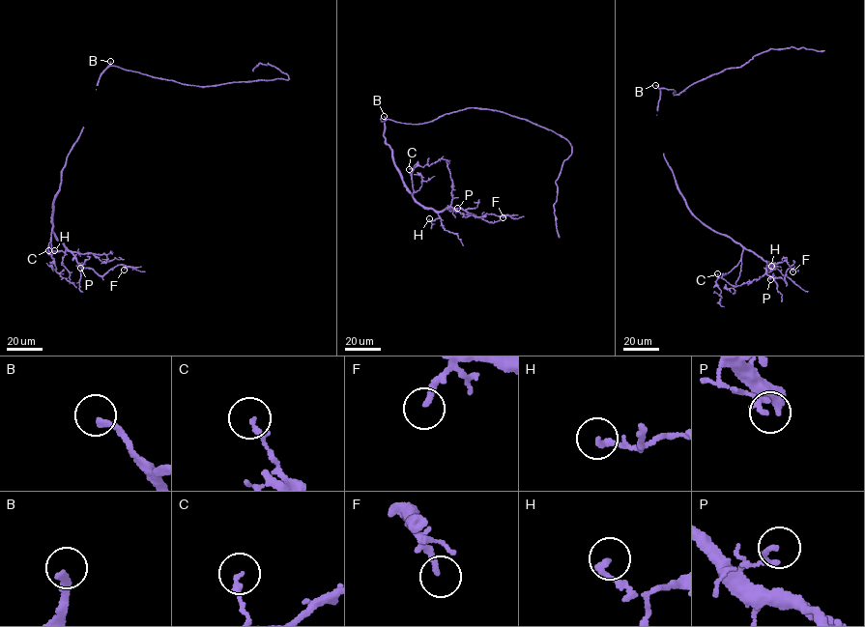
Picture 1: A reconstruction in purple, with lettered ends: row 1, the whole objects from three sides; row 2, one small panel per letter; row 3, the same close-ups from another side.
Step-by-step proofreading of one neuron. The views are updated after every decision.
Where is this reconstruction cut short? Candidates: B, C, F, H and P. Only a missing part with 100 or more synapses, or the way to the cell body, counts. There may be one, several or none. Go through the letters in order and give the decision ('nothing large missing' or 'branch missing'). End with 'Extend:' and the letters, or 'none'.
B: branch missing
C: nothing large missing
F: nothing large missing
H: nothing large missing
P: nothing large missing
Extend: B

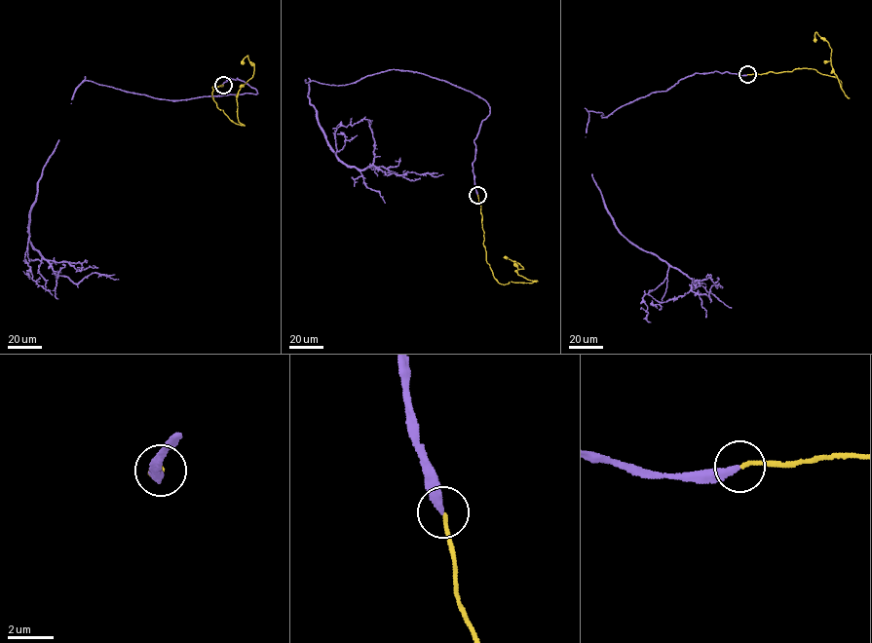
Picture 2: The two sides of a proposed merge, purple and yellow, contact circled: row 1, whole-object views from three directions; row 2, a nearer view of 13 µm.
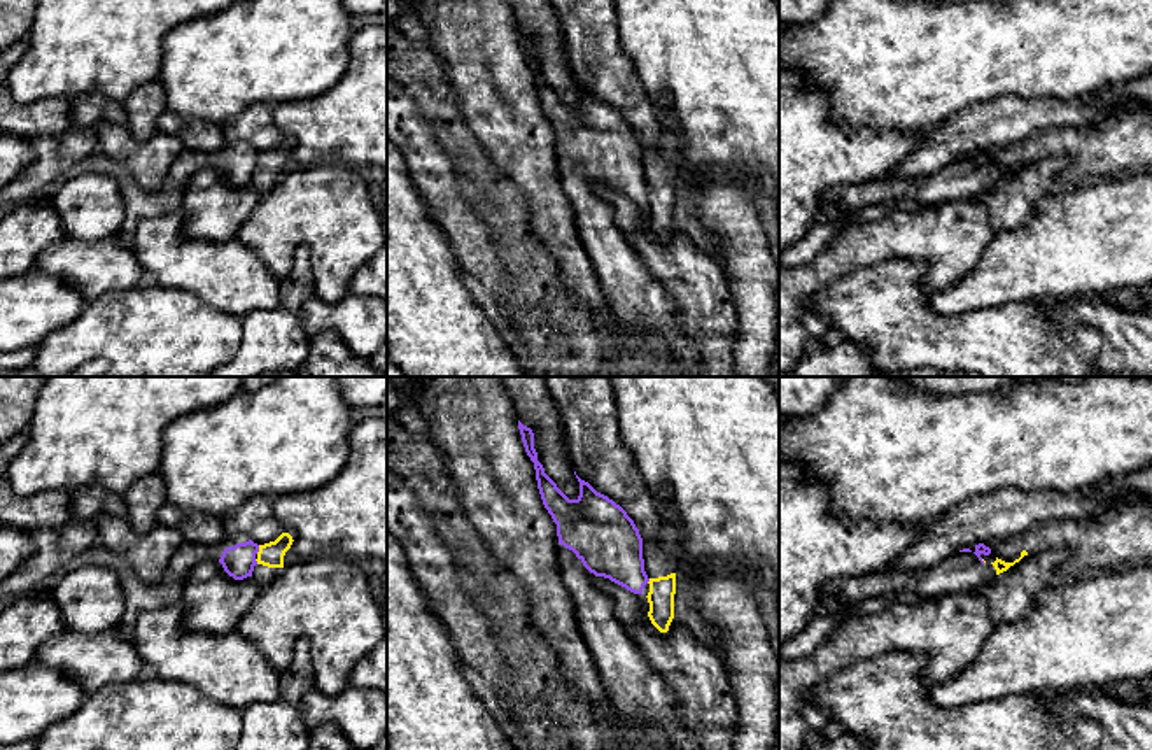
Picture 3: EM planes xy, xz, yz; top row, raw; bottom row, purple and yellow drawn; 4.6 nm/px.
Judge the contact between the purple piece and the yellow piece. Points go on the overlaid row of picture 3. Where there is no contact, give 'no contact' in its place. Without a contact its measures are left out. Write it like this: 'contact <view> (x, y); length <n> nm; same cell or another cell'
contact xy (258, 549); length 40 nm; another cell

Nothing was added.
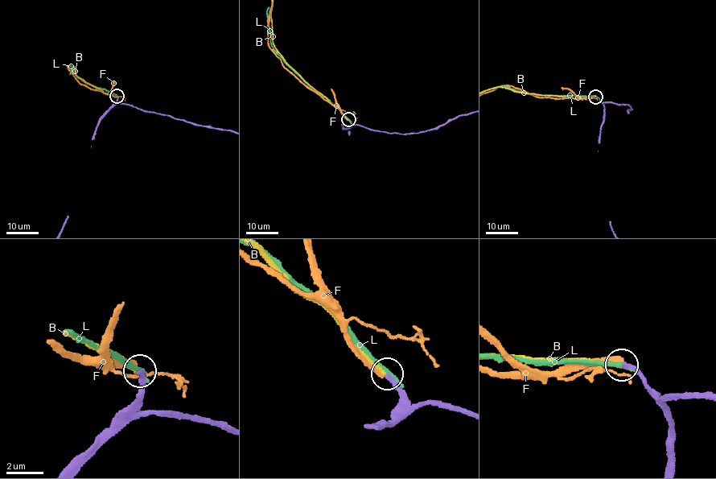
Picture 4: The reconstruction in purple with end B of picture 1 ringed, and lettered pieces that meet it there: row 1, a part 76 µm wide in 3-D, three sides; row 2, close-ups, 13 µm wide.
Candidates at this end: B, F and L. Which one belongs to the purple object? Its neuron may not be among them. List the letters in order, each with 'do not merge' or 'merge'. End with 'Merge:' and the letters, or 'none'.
B: merge
F: do not merge
L: do not merge
Merge: B

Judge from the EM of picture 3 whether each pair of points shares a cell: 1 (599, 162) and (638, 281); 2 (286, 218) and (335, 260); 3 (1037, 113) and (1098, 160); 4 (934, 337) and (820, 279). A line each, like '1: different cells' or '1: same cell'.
1: same cell
2: same cell
3: different cells
4: different cells

